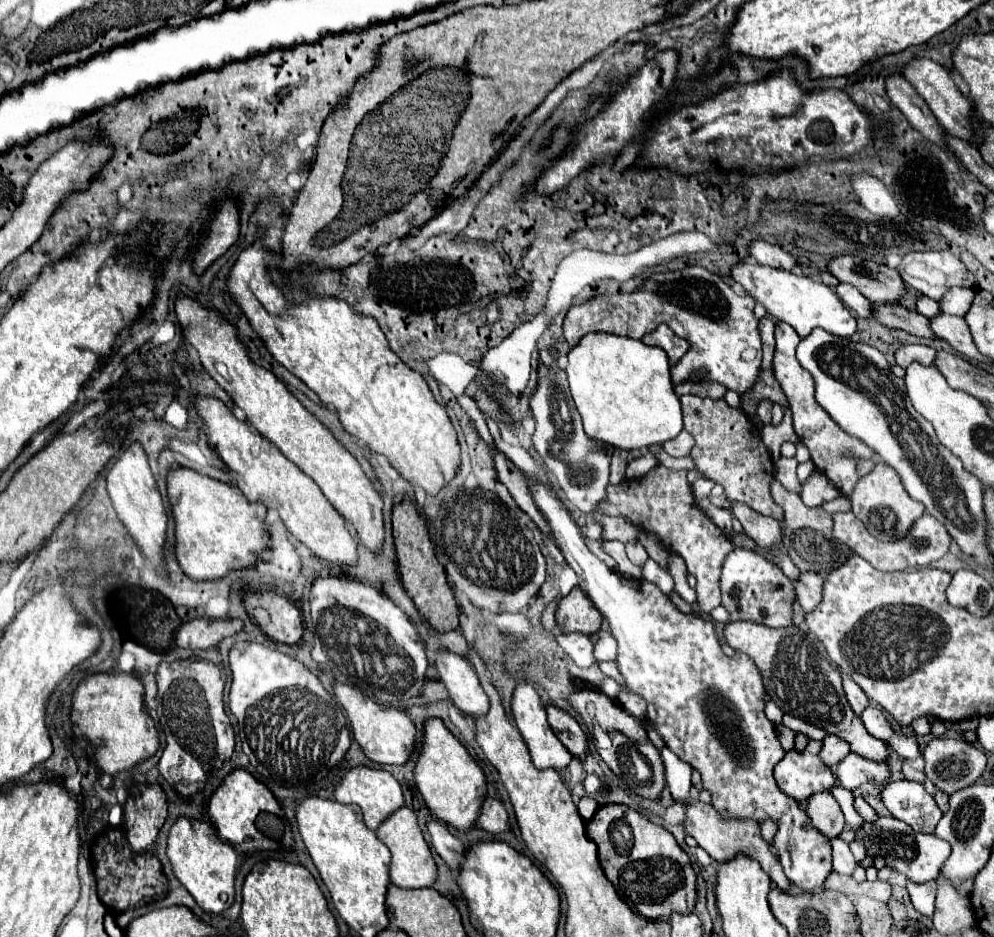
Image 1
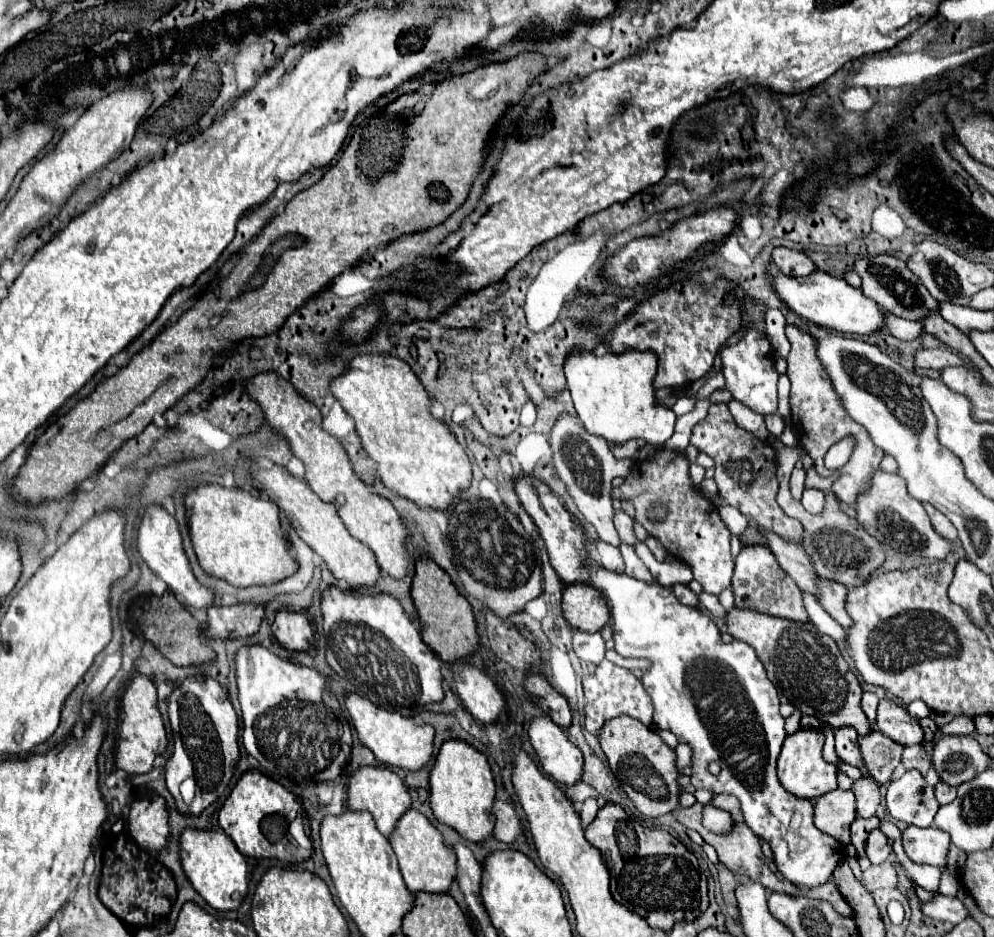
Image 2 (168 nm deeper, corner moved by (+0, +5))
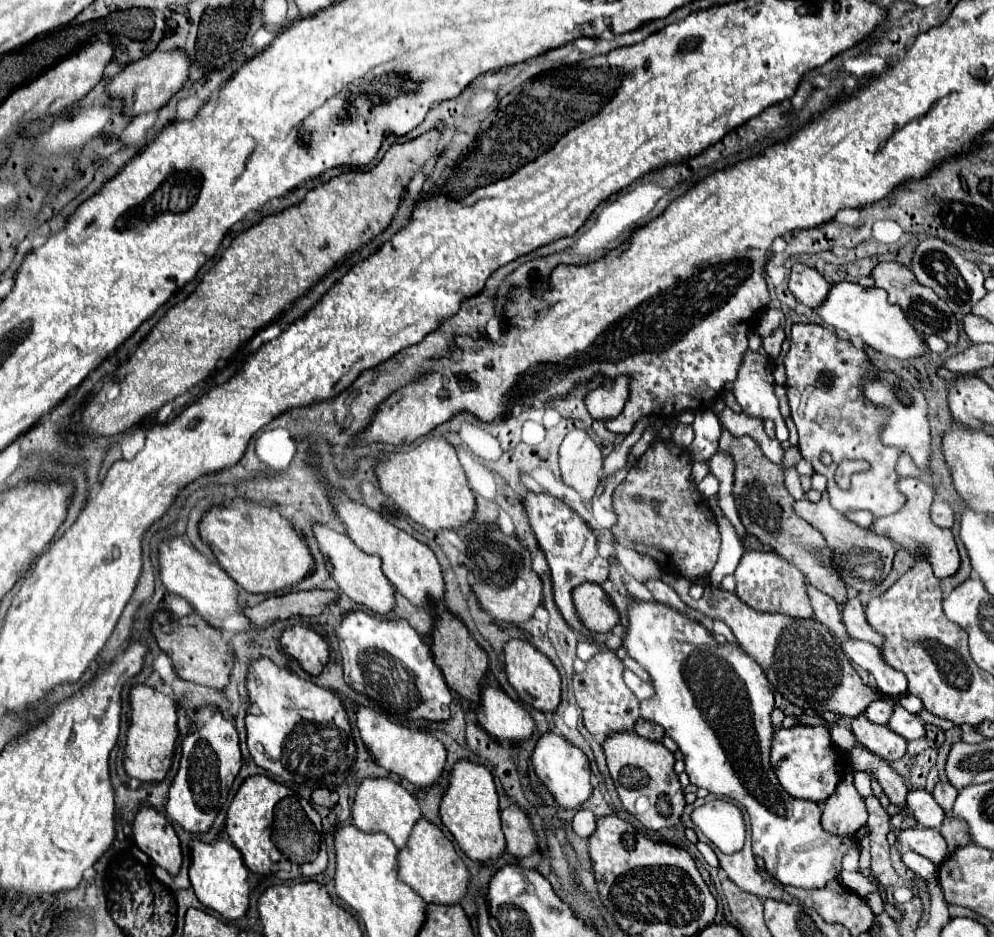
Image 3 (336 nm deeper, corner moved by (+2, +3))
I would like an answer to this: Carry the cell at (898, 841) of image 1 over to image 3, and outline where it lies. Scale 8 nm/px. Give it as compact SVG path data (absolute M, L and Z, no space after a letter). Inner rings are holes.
M917 827L917 829L909 829L909 831L899 833L897 839L901 845L909 845L913 851L927 857L935 865L941 865L949 855L947 843L945 843L943 835L939 833L939 829Z

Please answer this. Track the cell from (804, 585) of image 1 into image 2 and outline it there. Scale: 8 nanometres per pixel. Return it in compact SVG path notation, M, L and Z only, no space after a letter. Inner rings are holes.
M819 577L817 579L817 589L819 589L819 603L823 605L823 609L845 629L849 627L849 615L845 615L843 603L845 603L845 595L847 595L847 587L829 579Z

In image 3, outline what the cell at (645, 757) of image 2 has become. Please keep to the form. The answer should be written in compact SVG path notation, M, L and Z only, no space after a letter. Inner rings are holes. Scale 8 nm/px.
M615 733L603 743L607 765L611 771L613 785L623 807L641 821L649 831L659 831L667 827L681 825L681 815L685 809L683 787L673 771L673 753L657 741L639 737L637 733Z

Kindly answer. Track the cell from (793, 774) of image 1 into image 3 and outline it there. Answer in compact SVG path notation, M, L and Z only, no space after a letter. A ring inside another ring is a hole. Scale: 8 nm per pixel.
M795 725L775 731L775 737L771 741L771 765L777 765L775 775L791 797L823 803L829 799L829 795L833 795L847 765L847 755L837 749L825 727Z

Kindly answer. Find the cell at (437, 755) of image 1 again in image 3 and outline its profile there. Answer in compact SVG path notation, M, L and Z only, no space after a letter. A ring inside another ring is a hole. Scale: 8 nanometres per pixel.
M459 761L449 779L449 787L441 799L441 821L457 839L459 849L477 863L493 863L505 851L505 835L501 831L499 819L499 805L497 805L497 791L493 783L493 775L487 767Z

